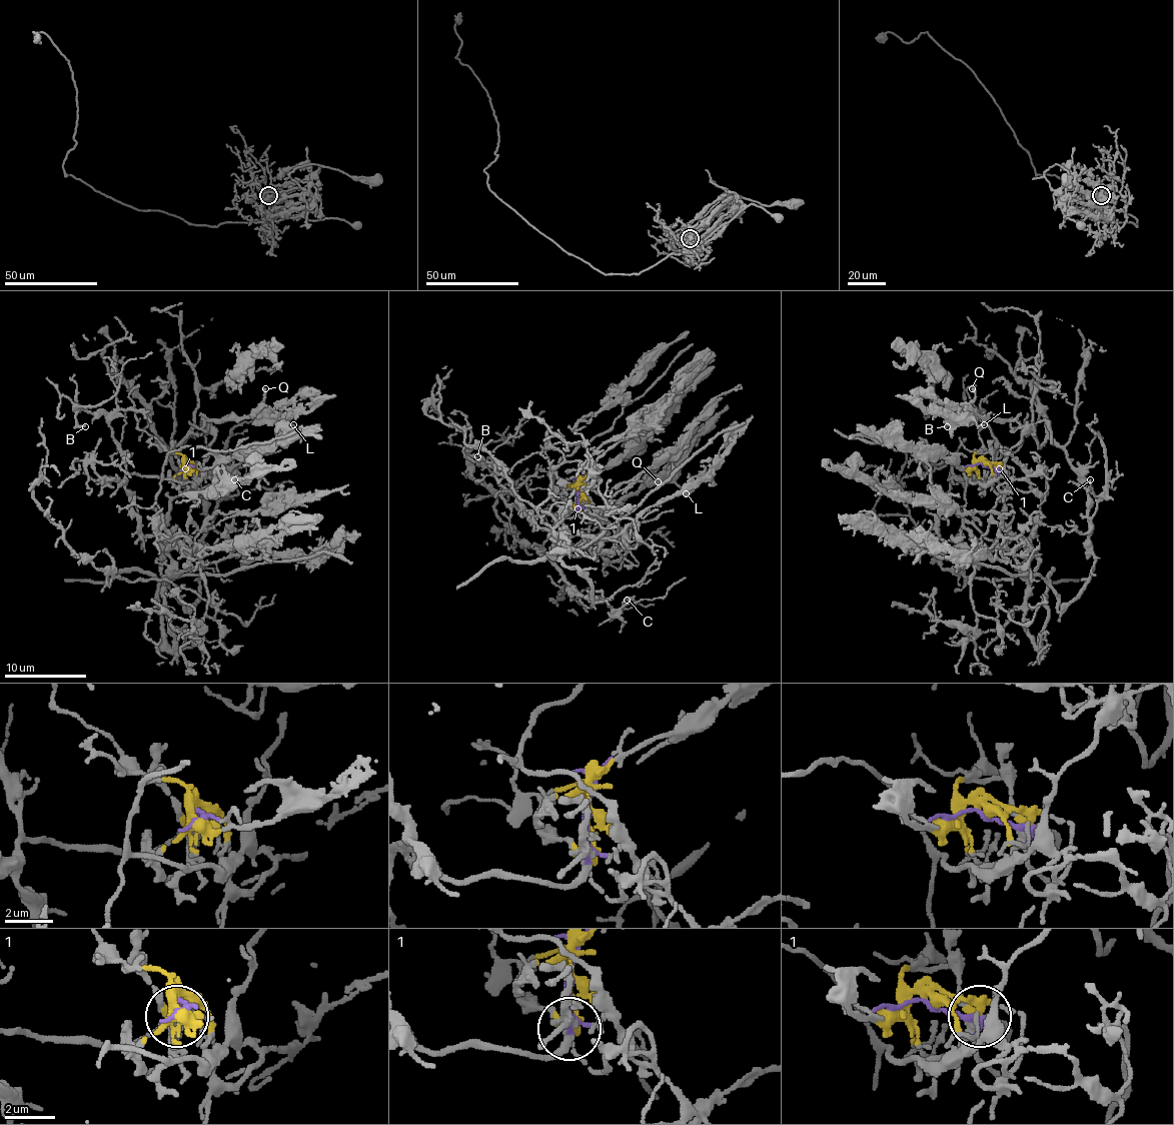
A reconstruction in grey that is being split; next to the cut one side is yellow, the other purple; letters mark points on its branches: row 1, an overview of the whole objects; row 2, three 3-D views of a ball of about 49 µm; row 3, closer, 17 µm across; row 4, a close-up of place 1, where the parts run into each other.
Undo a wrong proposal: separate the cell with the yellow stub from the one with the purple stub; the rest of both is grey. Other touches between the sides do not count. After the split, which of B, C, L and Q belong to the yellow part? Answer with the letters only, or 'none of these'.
L, Q

